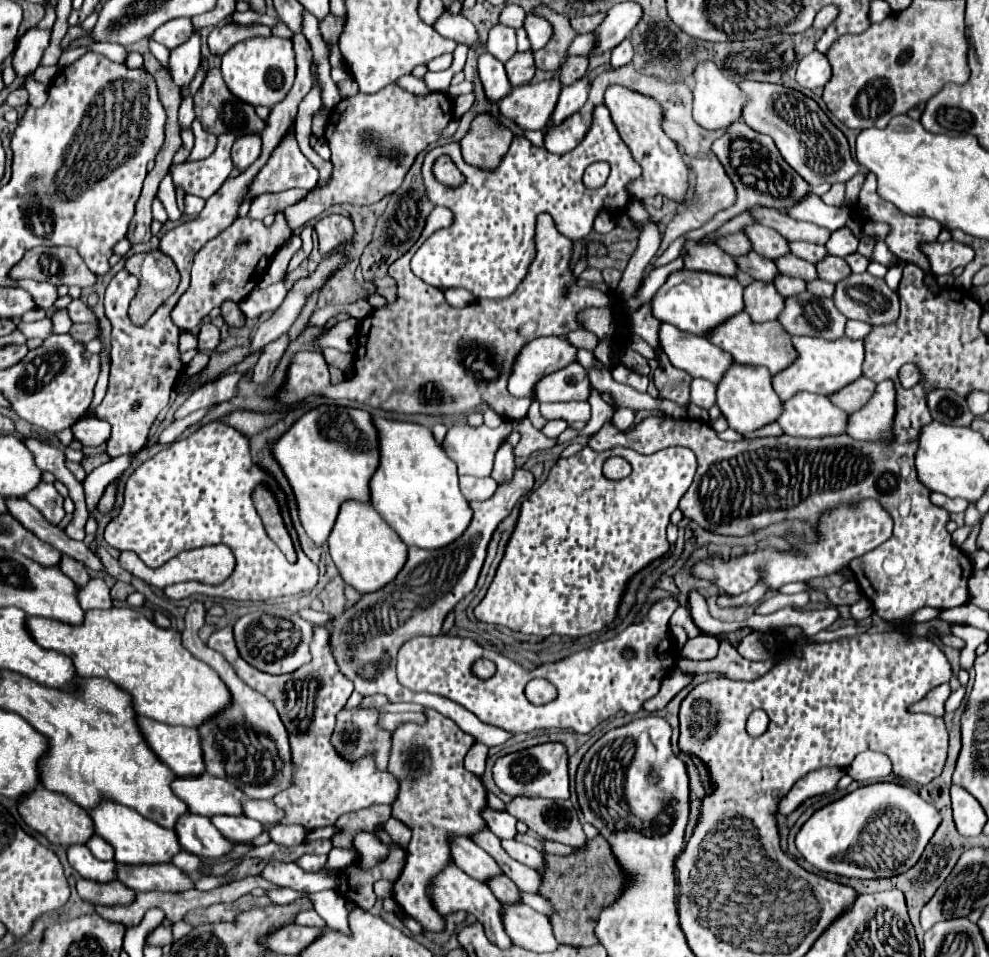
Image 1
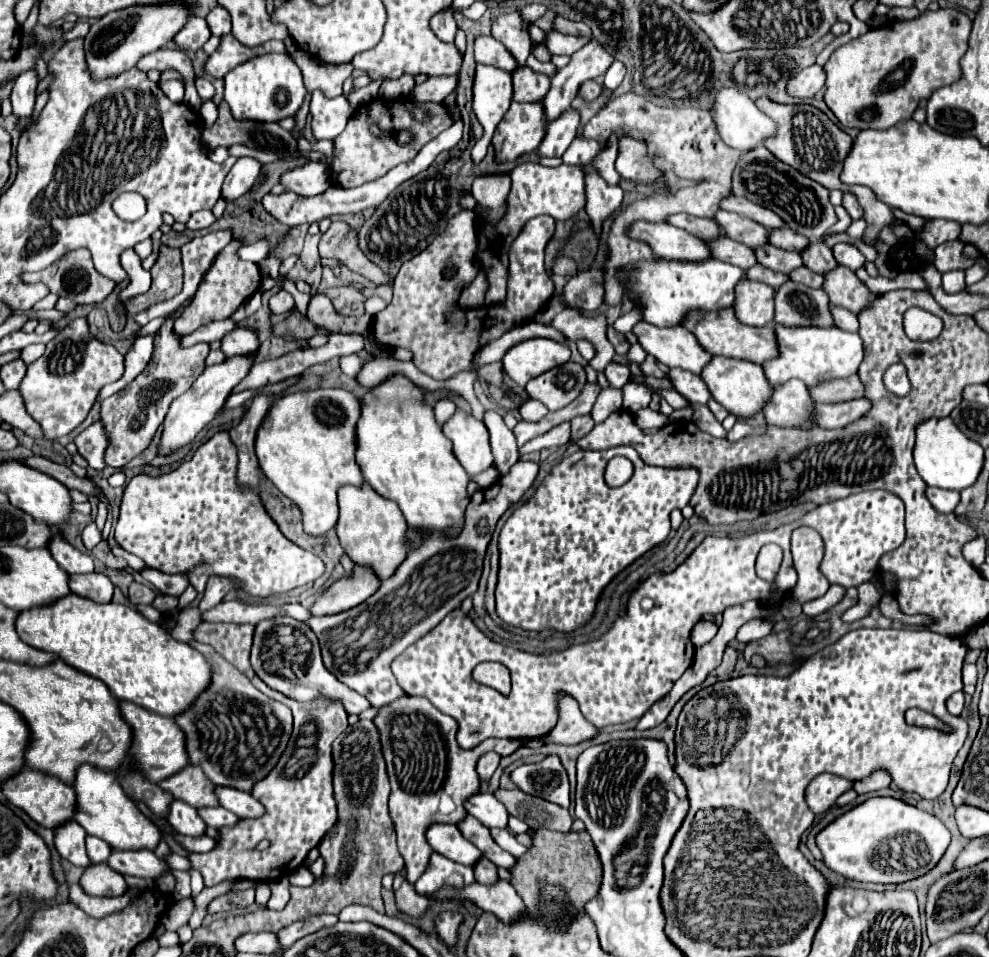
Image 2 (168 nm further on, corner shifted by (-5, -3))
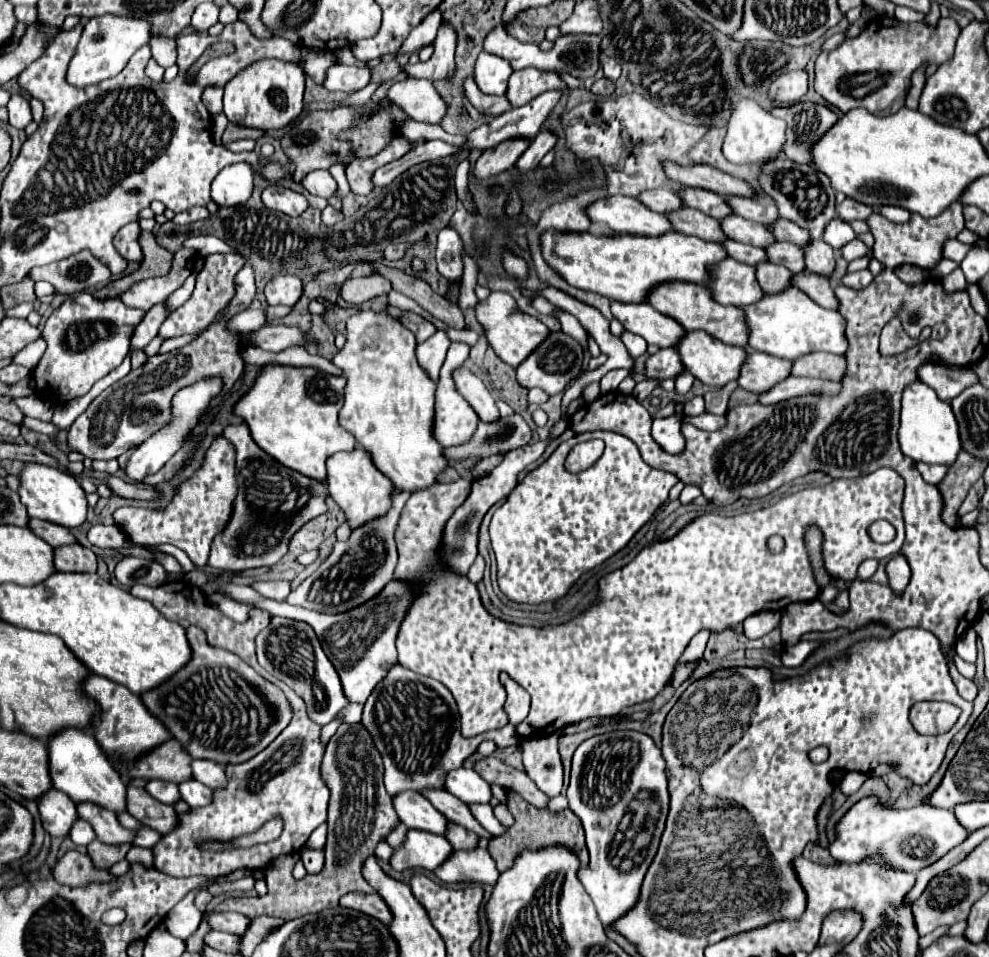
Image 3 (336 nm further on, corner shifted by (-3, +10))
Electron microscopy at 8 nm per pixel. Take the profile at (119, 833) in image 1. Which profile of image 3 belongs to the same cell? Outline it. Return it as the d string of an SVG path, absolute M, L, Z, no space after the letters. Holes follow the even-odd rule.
M64 729L56 737L50 737L48 751L50 777L54 779L54 787L64 791L76 805L90 801L116 815L126 811L126 785L92 733L80 729Z

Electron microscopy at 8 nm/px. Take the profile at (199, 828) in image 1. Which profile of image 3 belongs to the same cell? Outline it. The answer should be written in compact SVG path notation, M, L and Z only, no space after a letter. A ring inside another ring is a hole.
M148 781L146 783L146 791L162 801L162 803L168 803L168 805L174 805L180 801L180 791L178 791L178 785L170 783L170 781Z

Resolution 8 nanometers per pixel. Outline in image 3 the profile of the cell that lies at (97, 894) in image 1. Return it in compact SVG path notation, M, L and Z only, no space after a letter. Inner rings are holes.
M96 839L94 843L88 845L88 855L90 855L90 859L92 859L96 869L110 871L110 867L114 863L118 863L118 861L122 861L126 857L128 849L130 847L110 847L110 845L106 845L106 843Z

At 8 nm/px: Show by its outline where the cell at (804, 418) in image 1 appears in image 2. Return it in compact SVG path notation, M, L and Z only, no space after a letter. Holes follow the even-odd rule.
M788 380L788 384L772 388L772 396L764 404L762 412L768 424L784 428L812 428L812 408L814 400L810 398L806 384L800 384L800 380Z

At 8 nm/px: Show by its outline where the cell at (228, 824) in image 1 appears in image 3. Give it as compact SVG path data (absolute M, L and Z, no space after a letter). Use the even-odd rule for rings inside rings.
M190 779L190 781L186 781L186 783L178 785L178 787L180 787L182 799L190 807L206 807L206 805L212 803L212 797L214 797L212 789L202 785L202 783L198 783L198 781L194 781L194 779Z

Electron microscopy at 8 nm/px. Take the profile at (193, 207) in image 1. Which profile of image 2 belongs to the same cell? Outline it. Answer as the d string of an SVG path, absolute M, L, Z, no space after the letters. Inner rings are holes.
M200 210L200 212L194 212L190 216L190 220L186 222L186 228L188 230L202 230L202 228L208 228L212 222L214 222L214 214L210 210Z

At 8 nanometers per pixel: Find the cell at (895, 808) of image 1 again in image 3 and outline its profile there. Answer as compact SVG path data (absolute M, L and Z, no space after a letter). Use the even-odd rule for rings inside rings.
M864 797L836 825L836 837L830 843L830 855L840 863L862 863L870 857L880 857L894 871L918 873L938 861L946 851L962 843L968 831L956 821L950 809L920 805L912 809L894 809L878 797Z

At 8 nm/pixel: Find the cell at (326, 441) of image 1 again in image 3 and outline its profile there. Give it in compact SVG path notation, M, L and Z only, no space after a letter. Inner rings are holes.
M266 365L254 387L236 403L234 413L246 421L250 427L250 435L260 449L264 449L270 457L274 457L284 467L298 471L310 479L326 481L326 459L338 451L354 451L354 437L344 431L338 423L338 413L344 405L344 377L334 377L322 373L314 367L288 367L288 365Z

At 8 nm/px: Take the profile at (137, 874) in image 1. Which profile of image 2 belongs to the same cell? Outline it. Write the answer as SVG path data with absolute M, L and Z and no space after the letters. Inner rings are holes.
M146 848L144 852L112 850L108 864L124 876L138 876L138 878L152 878L152 880L164 876L168 870L168 866L154 852L148 852Z

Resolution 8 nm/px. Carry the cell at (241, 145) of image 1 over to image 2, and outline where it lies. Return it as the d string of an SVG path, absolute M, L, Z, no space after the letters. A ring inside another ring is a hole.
M240 158L232 170L228 172L224 184L222 184L222 198L226 202L236 202L238 198L242 198L244 194L250 192L250 188L254 186L254 182L260 176L260 168L262 164L254 158Z

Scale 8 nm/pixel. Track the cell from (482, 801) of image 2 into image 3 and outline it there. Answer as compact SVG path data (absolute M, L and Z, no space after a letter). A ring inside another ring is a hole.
M454 769L446 775L446 791L456 795L464 803L490 803L490 785L474 769Z

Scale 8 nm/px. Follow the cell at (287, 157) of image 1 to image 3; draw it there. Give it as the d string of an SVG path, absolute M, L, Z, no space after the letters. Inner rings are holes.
M326 169L310 171L310 173L302 179L302 185L304 185L304 189L308 189L312 195L318 195L318 197L324 197L324 199L328 199L328 197L336 191L336 181L332 179L332 175L330 175Z

